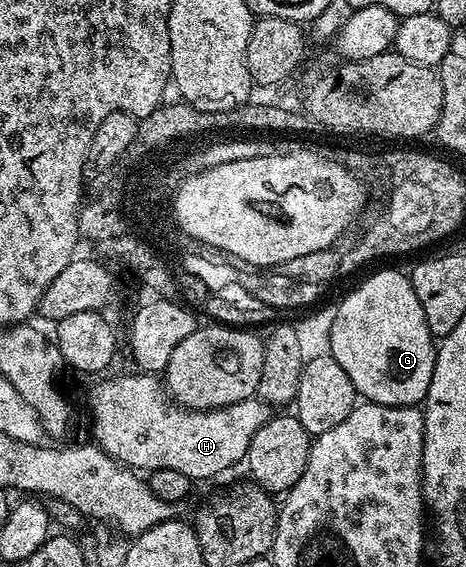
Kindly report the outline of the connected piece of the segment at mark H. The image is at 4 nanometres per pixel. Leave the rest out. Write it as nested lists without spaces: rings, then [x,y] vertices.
[[[131,371],[128,377],[111,377],[108,381],[99,381],[91,389],[87,401],[91,404],[91,429],[95,432],[94,444],[103,449],[115,461],[124,467],[136,471],[152,471],[169,468],[181,471],[199,483],[206,477],[215,477],[235,464],[242,462],[249,451],[249,443],[261,427],[273,416],[272,406],[260,401],[258,396],[251,396],[243,402],[223,406],[220,409],[186,409],[173,403],[165,392],[158,376],[150,373]]]

